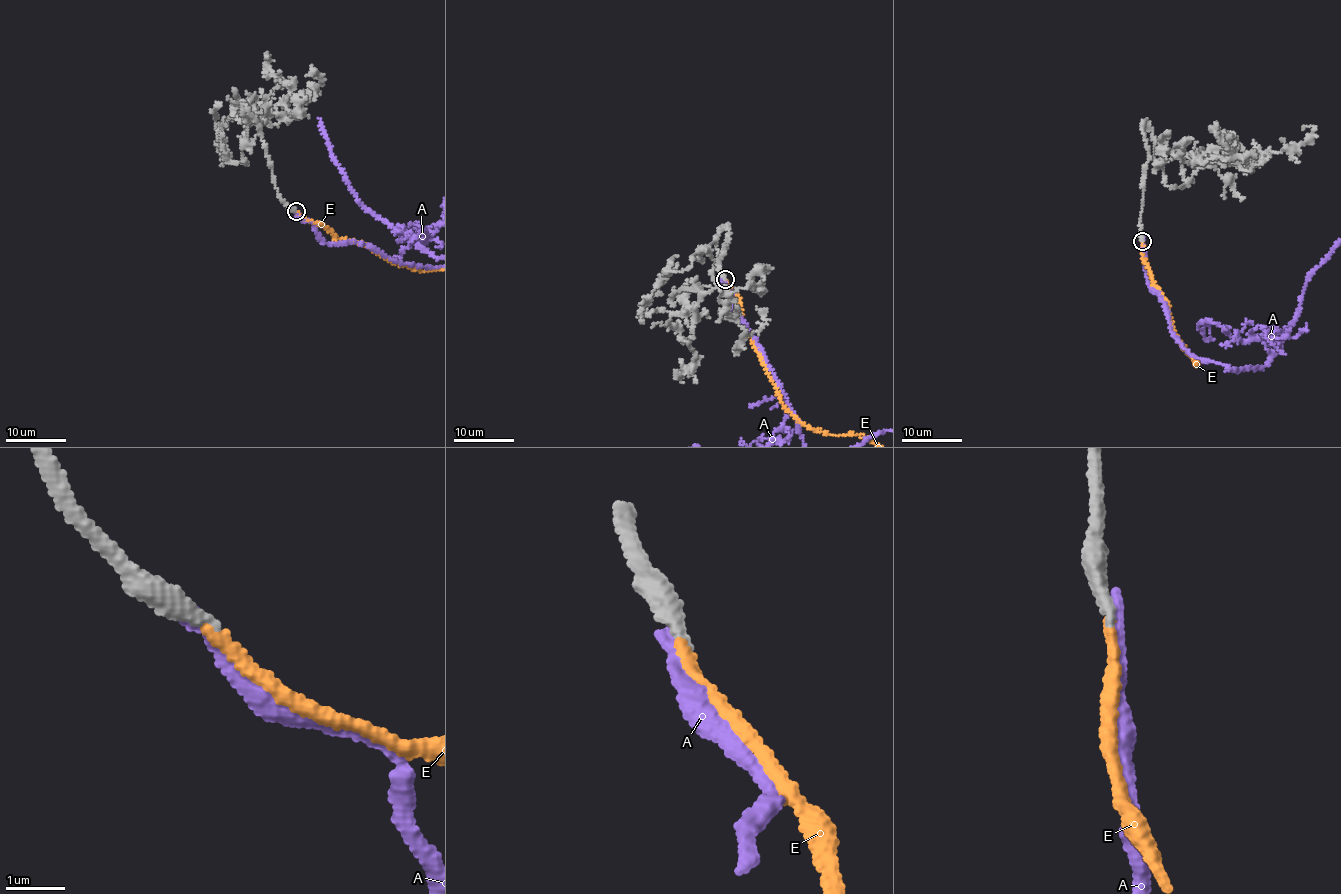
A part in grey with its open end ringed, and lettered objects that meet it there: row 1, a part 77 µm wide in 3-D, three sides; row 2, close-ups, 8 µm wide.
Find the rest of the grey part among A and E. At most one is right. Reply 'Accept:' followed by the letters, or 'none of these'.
Accept: E

